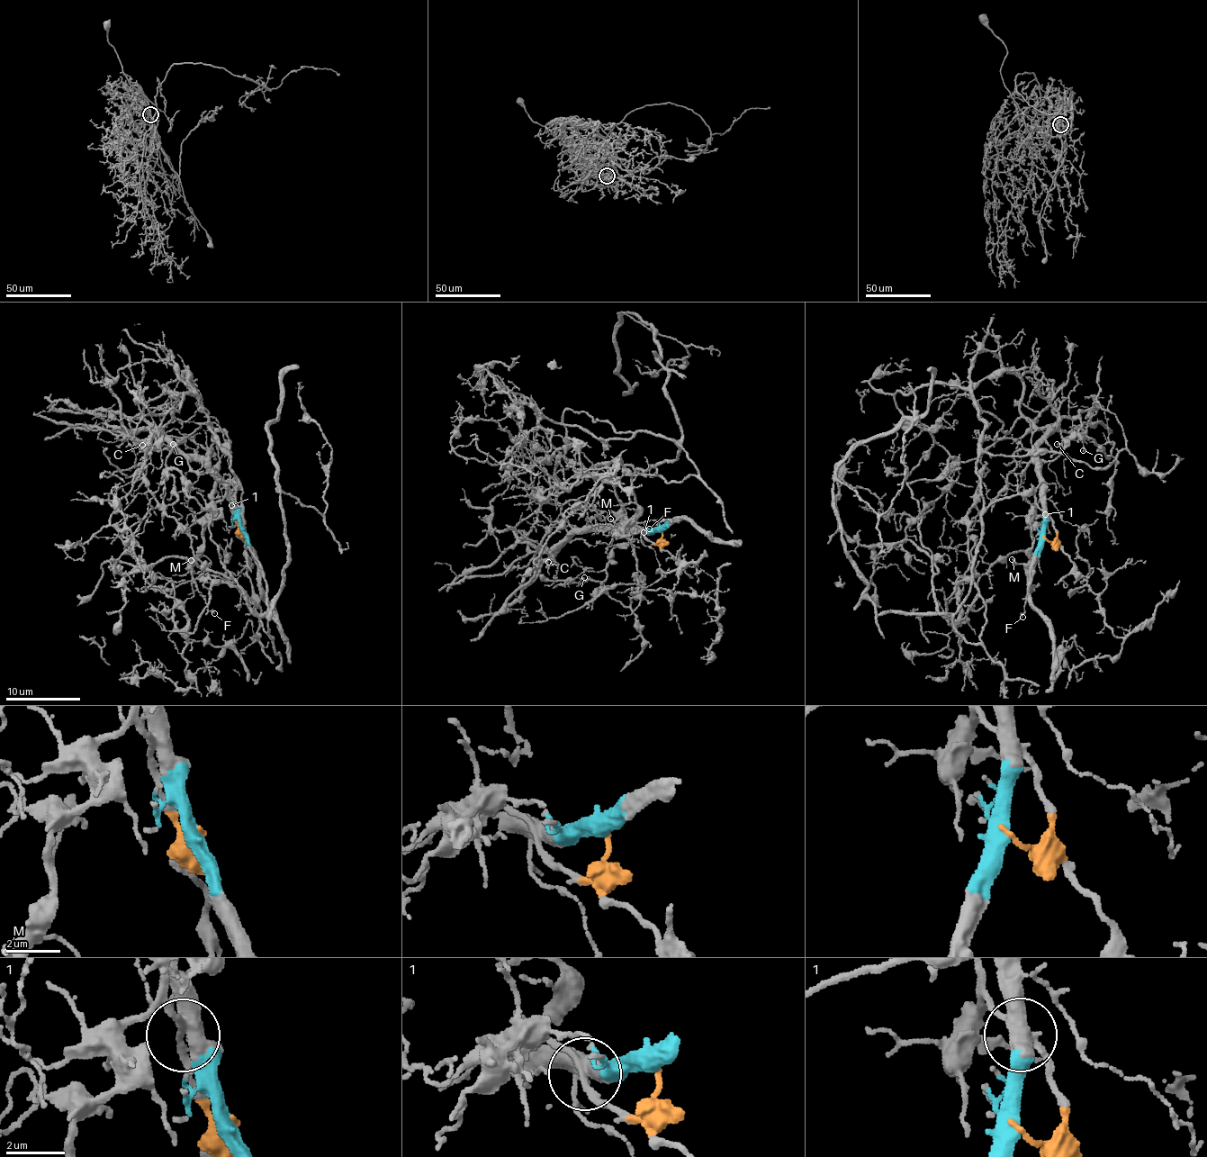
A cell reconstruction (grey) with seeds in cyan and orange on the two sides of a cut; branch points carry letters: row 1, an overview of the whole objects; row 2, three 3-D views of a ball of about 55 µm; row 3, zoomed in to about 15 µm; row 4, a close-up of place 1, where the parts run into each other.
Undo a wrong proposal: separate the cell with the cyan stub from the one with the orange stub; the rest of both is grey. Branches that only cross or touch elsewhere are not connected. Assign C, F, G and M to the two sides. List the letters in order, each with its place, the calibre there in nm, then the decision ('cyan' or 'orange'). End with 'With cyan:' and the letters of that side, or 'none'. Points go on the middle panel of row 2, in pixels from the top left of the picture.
C: place (548, 562); calibre 110 nm; cyan
F: place (649, 528); calibre 90 nm; orange
G: place (584, 577); calibre 100 nm; cyan
M: place (610, 519); calibre 140 nm; orange
With cyan: C, G

